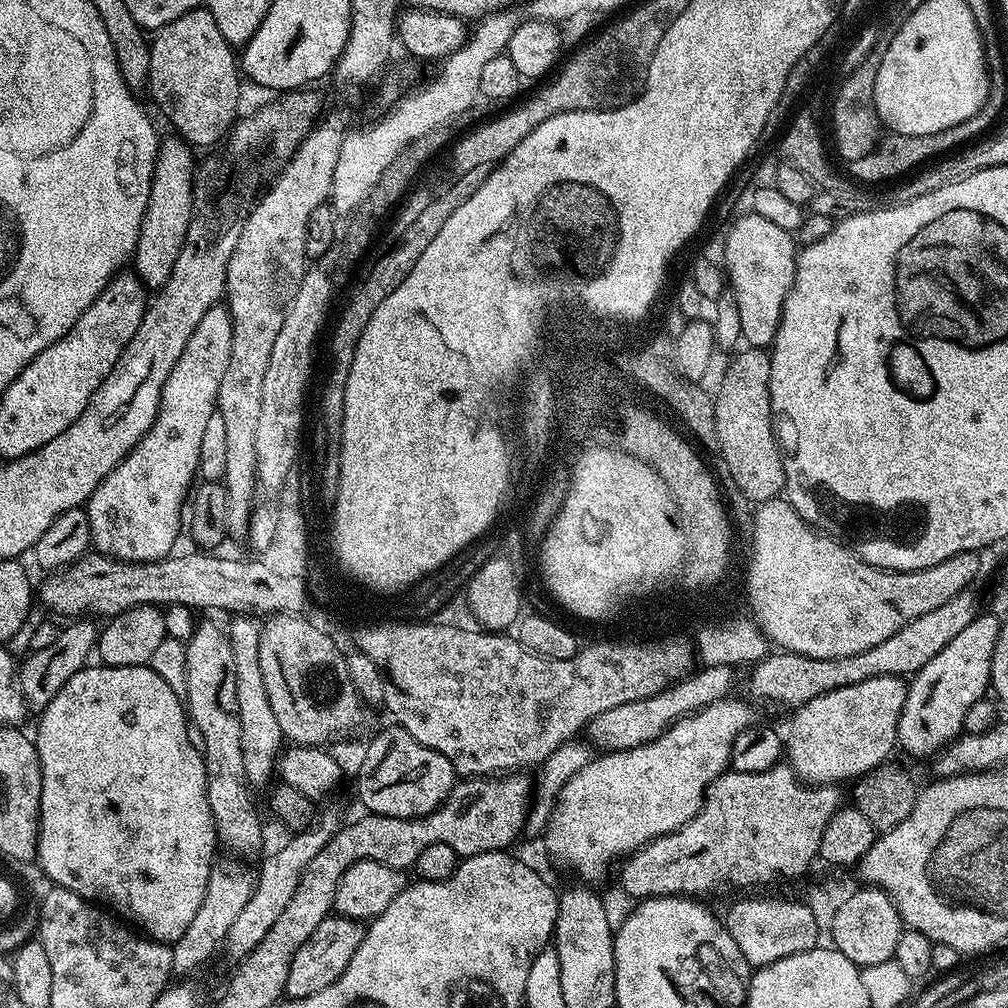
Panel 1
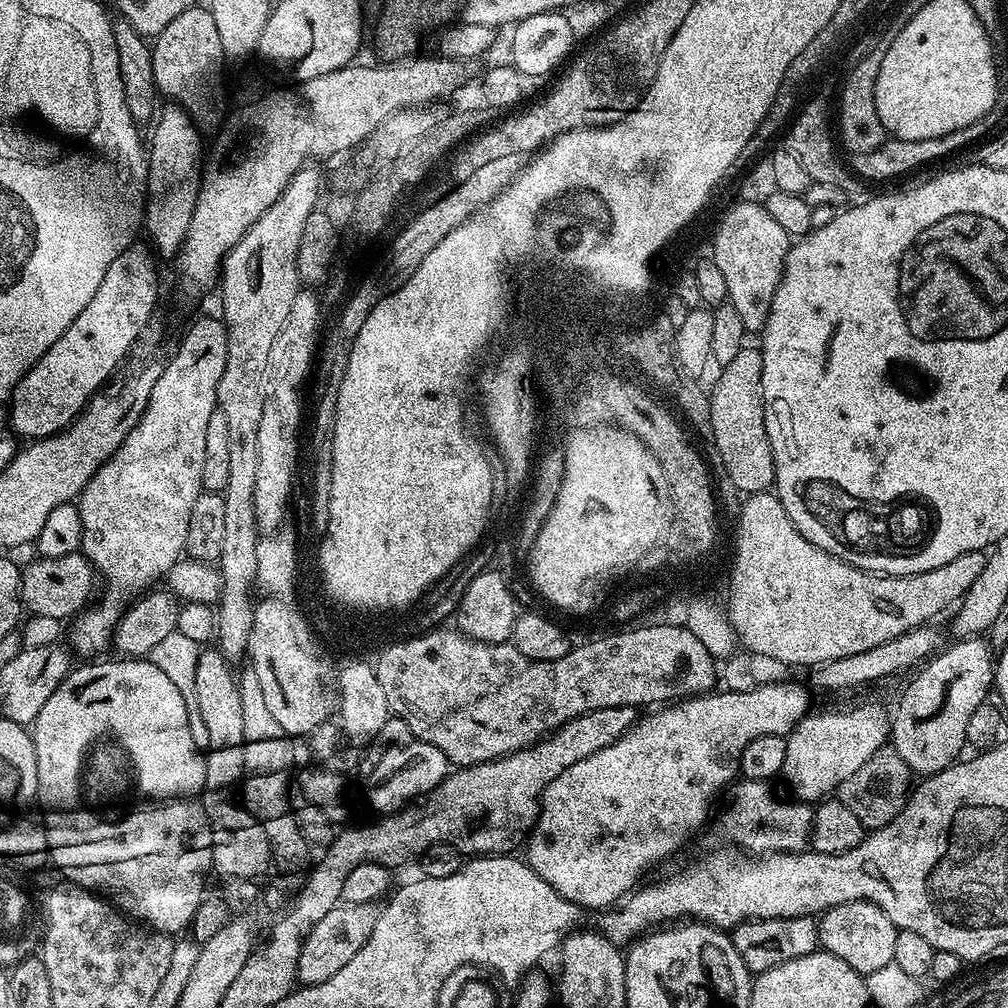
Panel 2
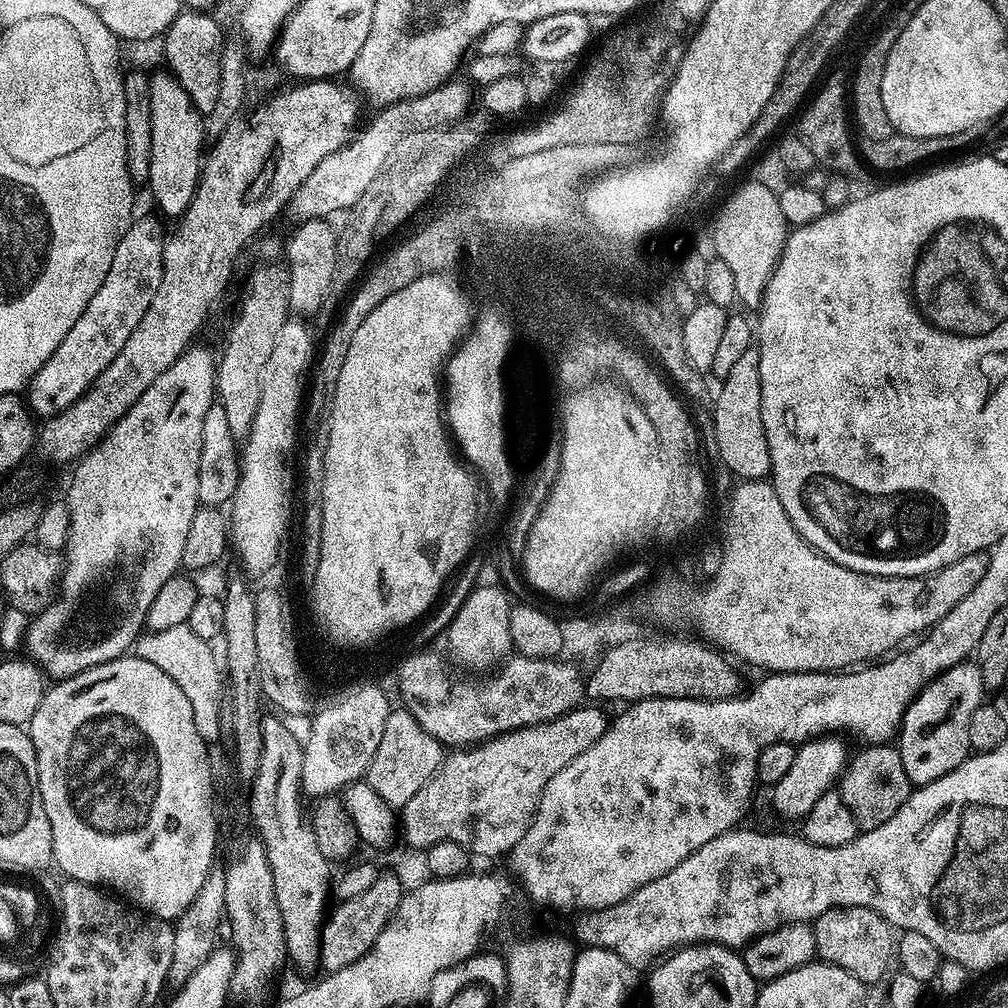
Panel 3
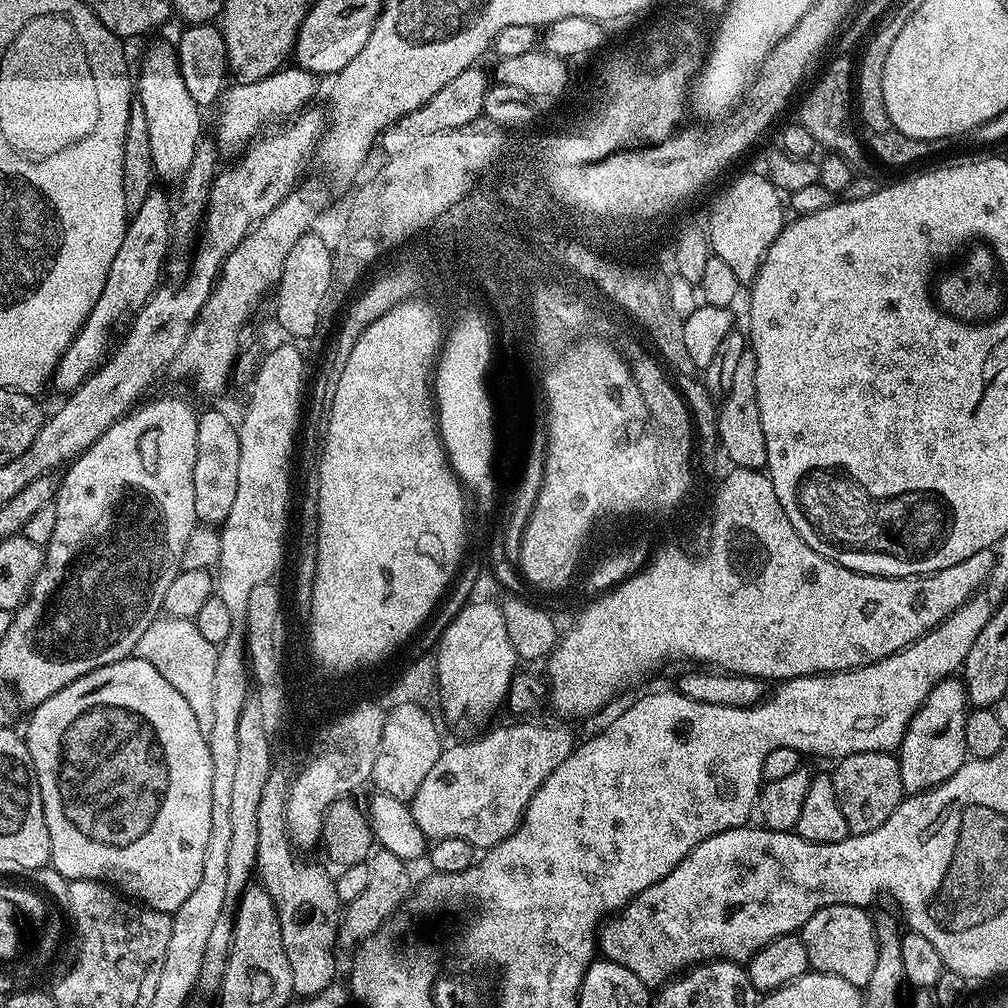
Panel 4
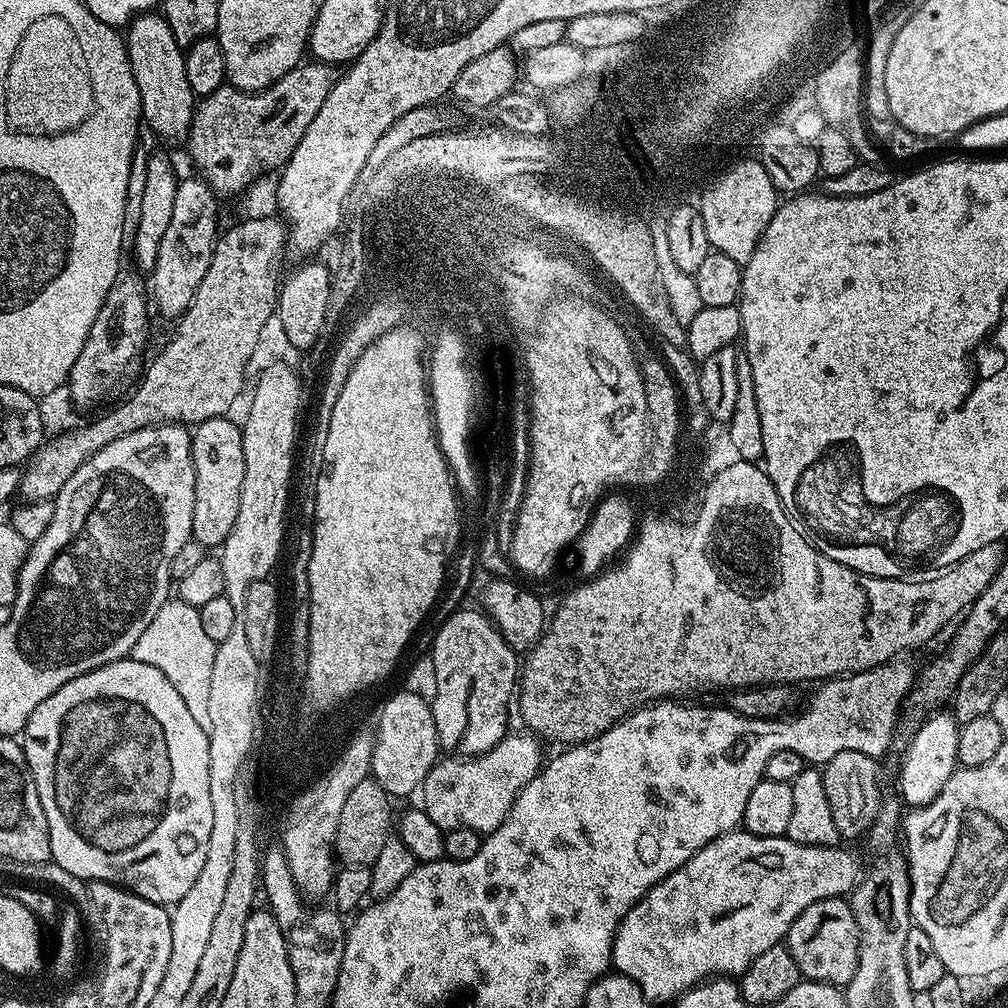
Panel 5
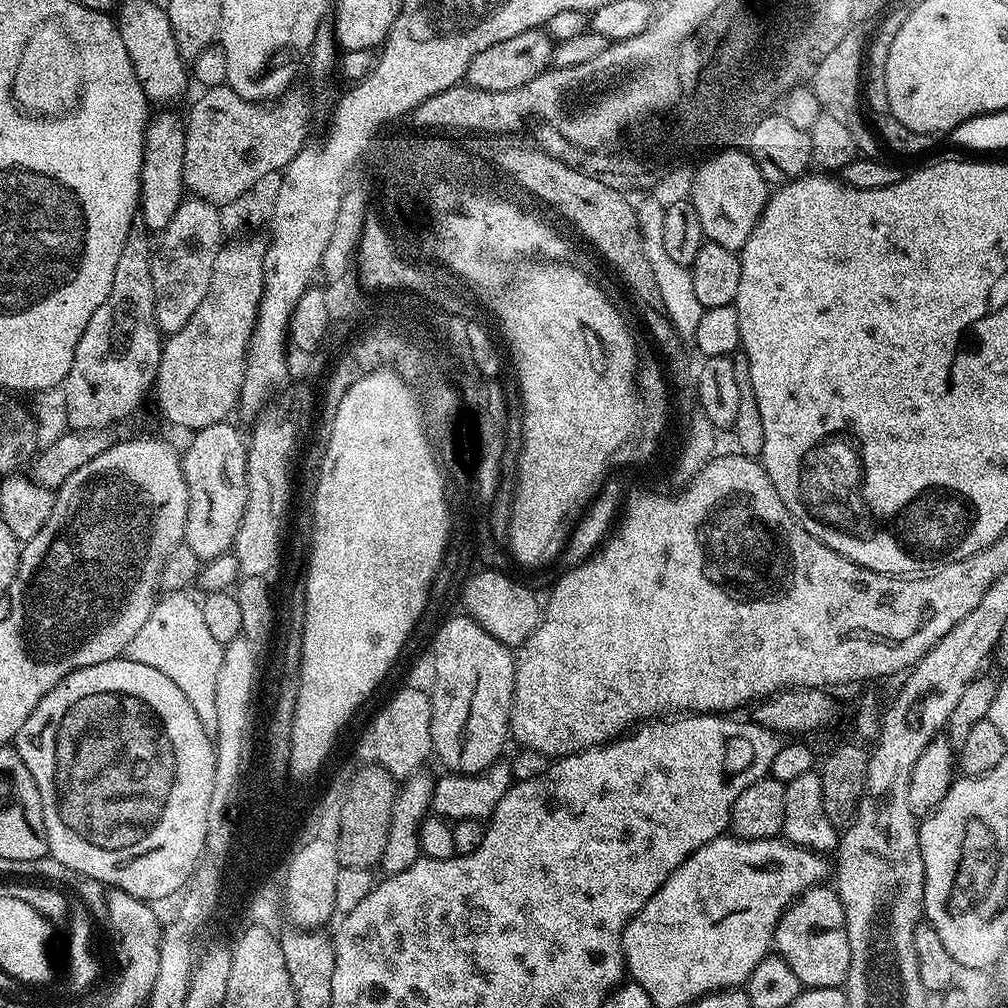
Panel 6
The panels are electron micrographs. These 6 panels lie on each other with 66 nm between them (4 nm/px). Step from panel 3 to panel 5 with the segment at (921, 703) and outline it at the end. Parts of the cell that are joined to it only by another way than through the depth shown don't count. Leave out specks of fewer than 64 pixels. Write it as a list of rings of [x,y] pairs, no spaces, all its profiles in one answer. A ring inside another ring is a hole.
[[[936,710],[927,717],[928,725],[916,736],[916,741],[908,748],[904,761],[900,764],[900,793],[899,799],[909,809],[921,808],[938,794],[950,782],[952,775],[958,767],[958,734],[960,725],[956,723],[956,717],[948,710]]]

